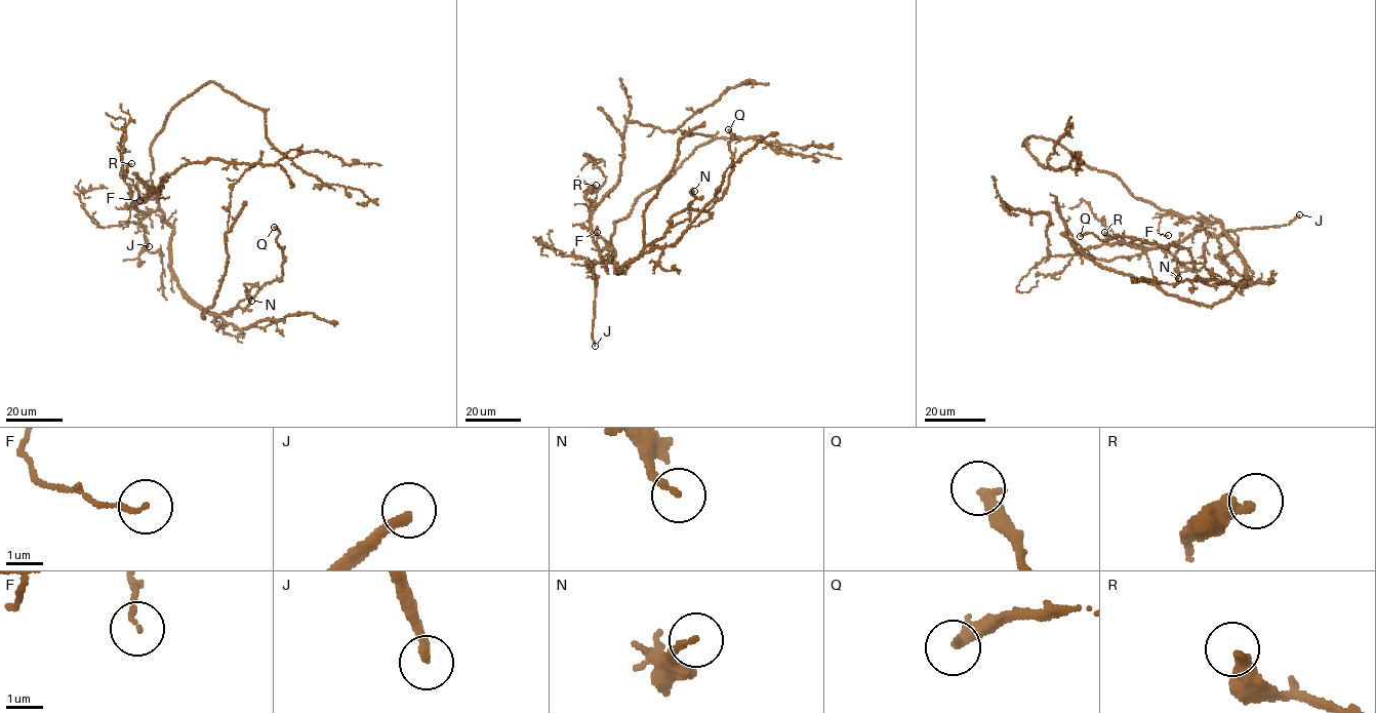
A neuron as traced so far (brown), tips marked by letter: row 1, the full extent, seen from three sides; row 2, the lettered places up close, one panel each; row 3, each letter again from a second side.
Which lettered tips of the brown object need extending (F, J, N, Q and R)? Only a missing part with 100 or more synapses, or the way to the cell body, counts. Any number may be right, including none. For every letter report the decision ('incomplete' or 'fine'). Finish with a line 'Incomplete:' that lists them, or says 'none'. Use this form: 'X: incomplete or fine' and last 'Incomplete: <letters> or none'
F: fine
J: incomplete
N: fine
Q: fine
R: fine
Incomplete: J

